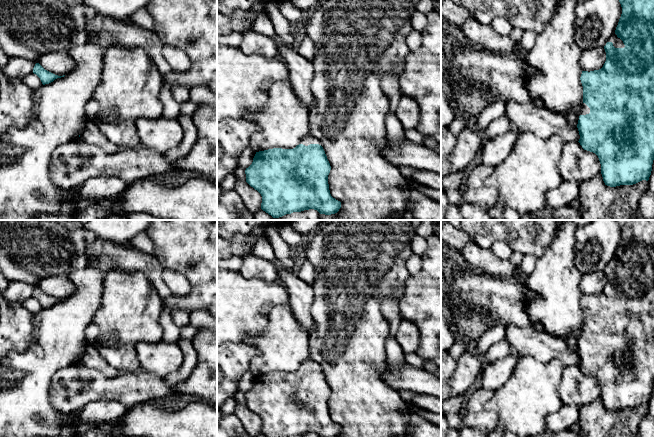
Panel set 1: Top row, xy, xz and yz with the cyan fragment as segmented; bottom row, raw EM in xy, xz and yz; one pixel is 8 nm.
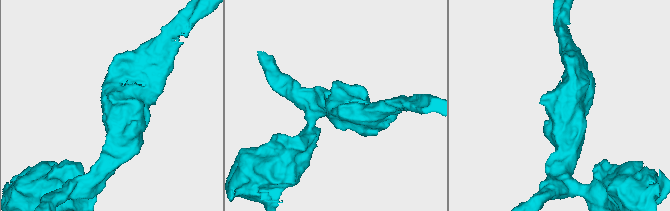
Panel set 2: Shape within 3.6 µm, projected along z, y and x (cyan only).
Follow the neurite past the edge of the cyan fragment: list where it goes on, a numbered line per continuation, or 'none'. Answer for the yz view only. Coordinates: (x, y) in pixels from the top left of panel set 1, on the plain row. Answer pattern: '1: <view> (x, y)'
1: yz (617, 266)
2: yz (584, 334)

